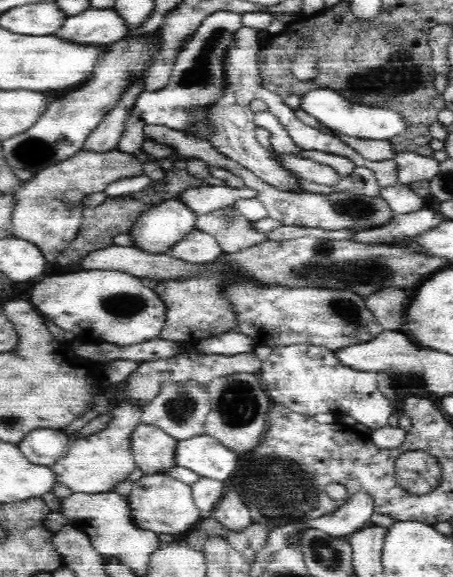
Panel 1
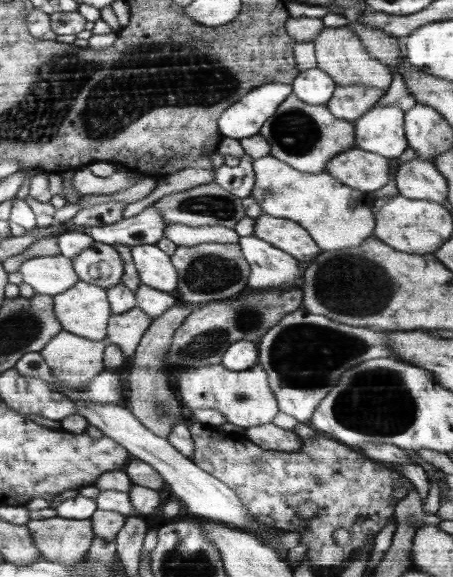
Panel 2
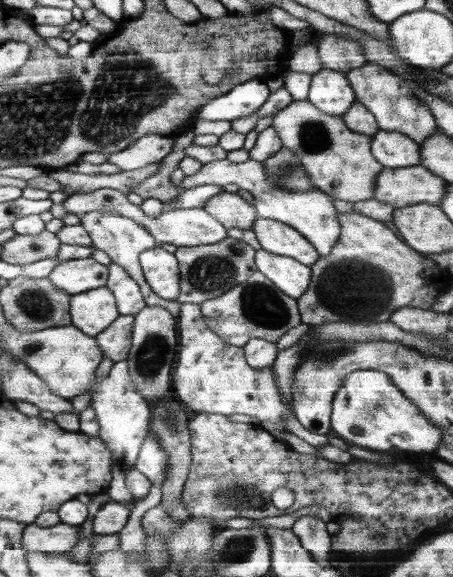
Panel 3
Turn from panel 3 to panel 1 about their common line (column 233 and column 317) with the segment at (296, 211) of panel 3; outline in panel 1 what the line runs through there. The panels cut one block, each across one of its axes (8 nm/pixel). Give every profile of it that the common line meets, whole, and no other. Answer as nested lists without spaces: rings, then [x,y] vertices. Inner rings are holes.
[[[277,153],[277,157],[287,171],[290,170],[300,178],[315,183],[322,190],[329,190],[342,178],[335,168],[309,158],[288,155],[288,153]]]

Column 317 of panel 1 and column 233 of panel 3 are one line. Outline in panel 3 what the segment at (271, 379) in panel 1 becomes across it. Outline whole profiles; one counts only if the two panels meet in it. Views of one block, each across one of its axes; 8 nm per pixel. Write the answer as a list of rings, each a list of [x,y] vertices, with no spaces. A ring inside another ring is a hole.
[[[187,303],[181,308],[181,316],[177,320],[179,333],[179,354],[177,355],[176,367],[173,374],[172,390],[175,391],[180,401],[187,409],[193,409],[198,413],[206,412],[208,414],[232,415],[244,414],[250,417],[256,417],[260,422],[272,421],[272,423],[286,423],[284,428],[290,429],[290,432],[296,434],[314,447],[326,446],[330,444],[328,435],[316,434],[306,430],[296,418],[290,406],[286,406],[278,394],[278,388],[275,386],[273,376],[273,366],[269,368],[256,369],[248,366],[244,358],[244,351],[241,347],[219,341],[214,331],[210,330],[204,321],[202,321],[200,305]]]

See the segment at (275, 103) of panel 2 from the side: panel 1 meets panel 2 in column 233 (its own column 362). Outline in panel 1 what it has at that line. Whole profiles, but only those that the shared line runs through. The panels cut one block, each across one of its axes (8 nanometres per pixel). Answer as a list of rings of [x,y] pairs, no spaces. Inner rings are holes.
[[[312,88],[312,90],[308,90],[304,107],[308,114],[317,118],[328,129],[342,132],[348,136],[361,139],[388,140],[390,137],[405,131],[405,120],[394,110],[356,104],[351,100],[346,100],[331,88]]]

